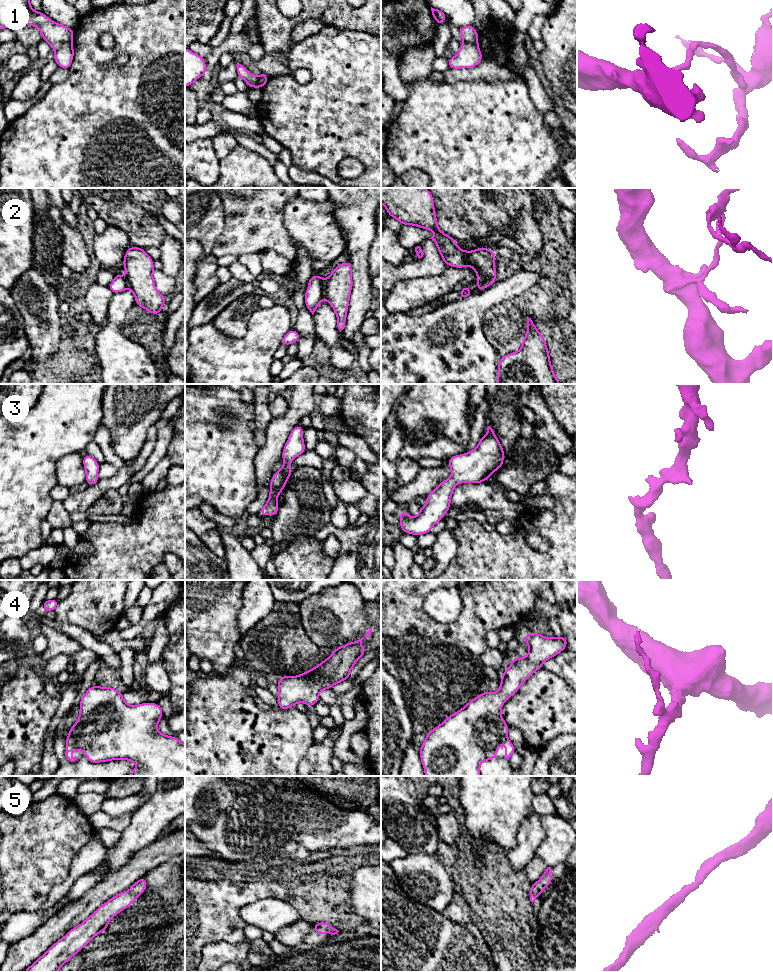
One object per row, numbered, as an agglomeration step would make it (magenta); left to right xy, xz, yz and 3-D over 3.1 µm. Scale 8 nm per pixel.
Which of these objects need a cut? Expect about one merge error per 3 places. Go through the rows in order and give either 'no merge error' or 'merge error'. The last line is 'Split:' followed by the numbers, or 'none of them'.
1: merge error
2: merge error
3: no merge error
4: no merge error
5: no merge error
Split: 1, 2

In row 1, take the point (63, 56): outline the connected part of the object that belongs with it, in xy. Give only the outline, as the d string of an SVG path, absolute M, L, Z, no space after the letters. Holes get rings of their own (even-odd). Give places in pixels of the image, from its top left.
M66 42L56 47L53 59L59 67L70 69L73 61L74 49L72 42Z

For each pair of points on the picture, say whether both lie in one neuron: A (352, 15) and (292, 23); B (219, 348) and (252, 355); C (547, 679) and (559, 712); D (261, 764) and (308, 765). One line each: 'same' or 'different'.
A: same
B: same
C: same
D: different

